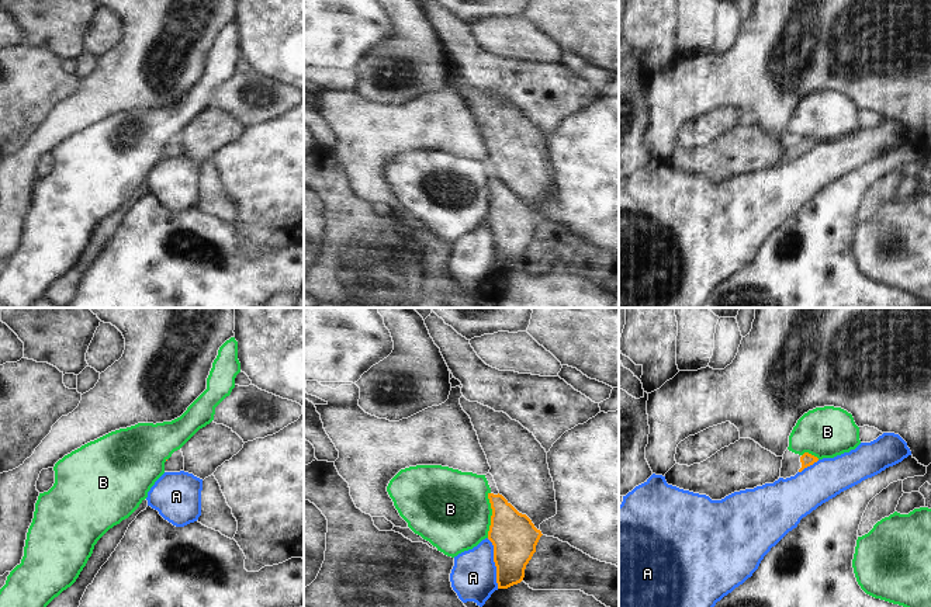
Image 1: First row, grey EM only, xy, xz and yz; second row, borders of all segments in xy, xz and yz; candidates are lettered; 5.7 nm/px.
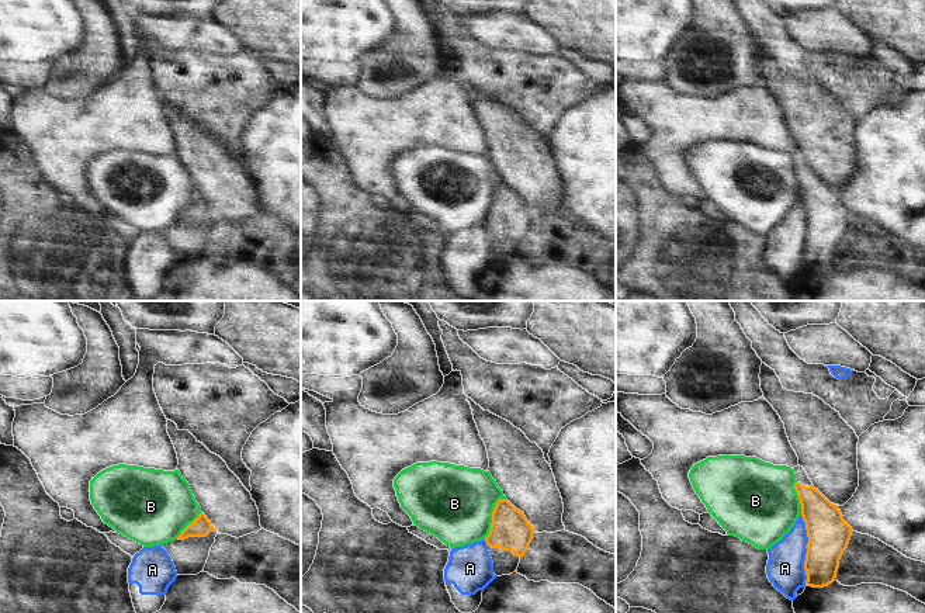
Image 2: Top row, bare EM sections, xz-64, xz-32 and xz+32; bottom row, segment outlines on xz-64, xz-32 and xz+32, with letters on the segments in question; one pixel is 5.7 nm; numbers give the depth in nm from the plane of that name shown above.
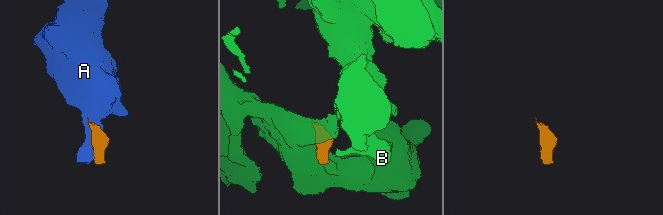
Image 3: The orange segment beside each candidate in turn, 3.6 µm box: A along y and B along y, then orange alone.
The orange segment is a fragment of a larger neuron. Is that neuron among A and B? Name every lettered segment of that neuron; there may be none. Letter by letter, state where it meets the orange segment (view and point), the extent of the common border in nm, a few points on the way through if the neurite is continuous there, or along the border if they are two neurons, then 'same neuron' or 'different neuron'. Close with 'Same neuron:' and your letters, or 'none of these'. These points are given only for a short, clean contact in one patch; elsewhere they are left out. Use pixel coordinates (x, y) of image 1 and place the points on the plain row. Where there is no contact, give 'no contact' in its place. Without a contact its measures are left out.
A: xz (495, 249) | 300 nm | different neuron
B: xz (492, 200) | 260 nm | different neuron
Same neuron: none of these

